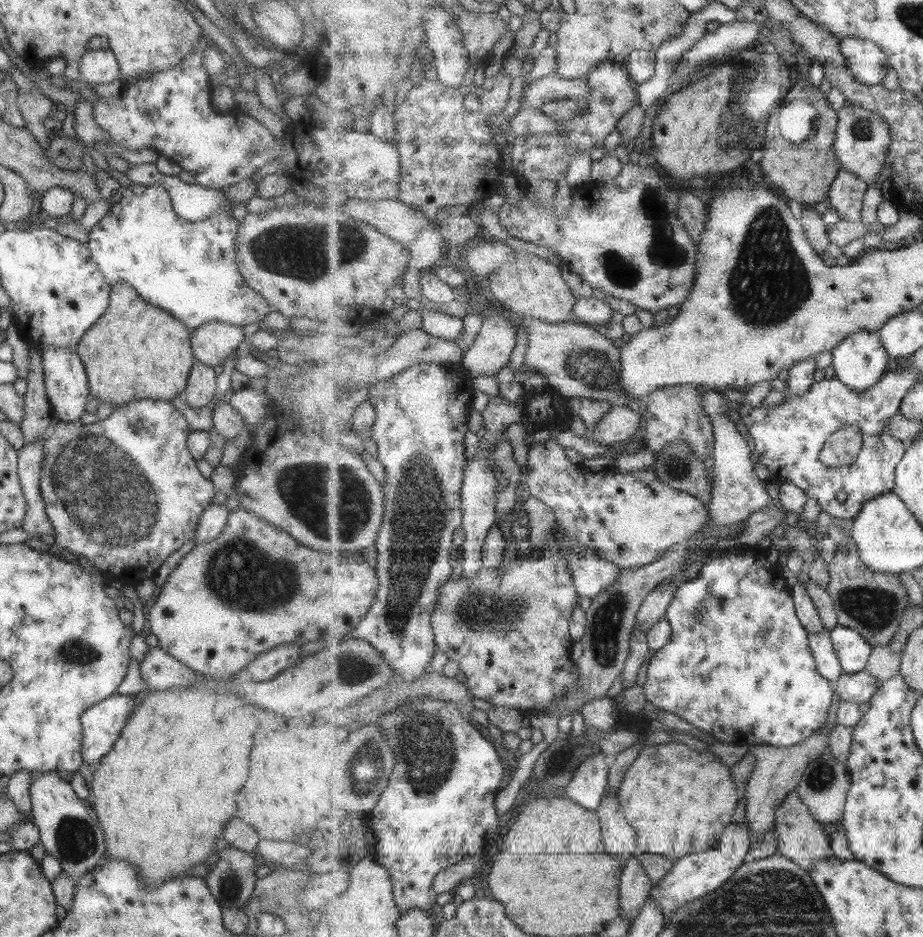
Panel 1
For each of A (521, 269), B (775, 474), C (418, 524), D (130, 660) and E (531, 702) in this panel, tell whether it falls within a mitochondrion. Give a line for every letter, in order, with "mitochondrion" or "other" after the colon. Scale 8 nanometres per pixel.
A: other
B: other
C: mitochondrion
D: other
E: other

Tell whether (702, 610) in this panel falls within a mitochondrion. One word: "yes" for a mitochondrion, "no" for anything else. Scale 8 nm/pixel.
yes

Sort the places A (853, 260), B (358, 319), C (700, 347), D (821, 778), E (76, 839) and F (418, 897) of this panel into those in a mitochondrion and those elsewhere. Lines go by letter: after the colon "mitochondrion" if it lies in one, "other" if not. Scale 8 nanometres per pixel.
A: other
B: other
C: other
D: mitochondrion
E: mitochondrion
F: other

